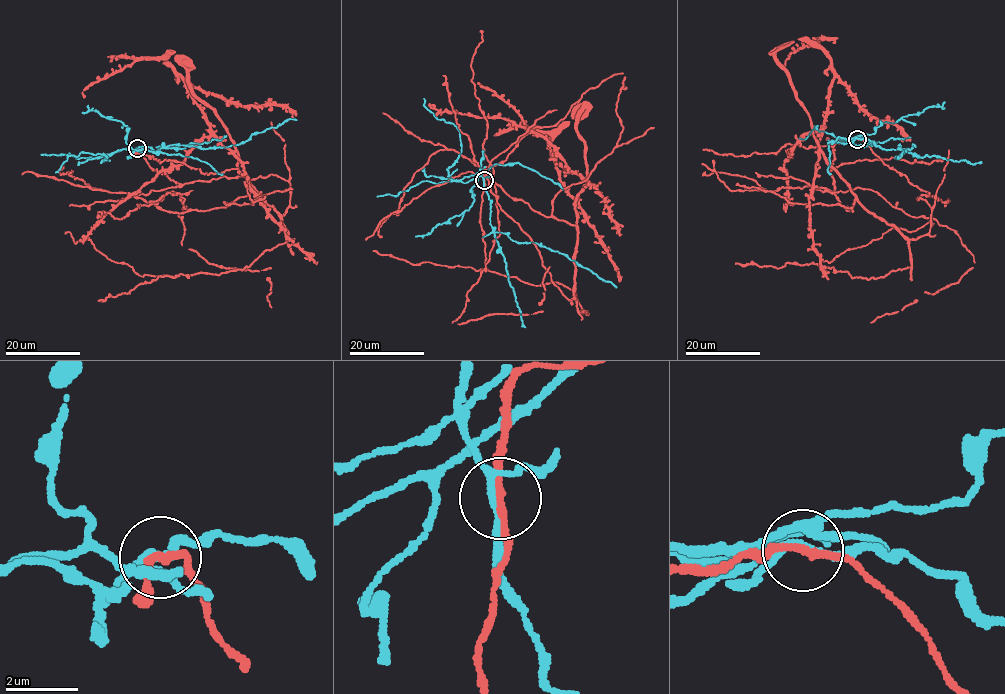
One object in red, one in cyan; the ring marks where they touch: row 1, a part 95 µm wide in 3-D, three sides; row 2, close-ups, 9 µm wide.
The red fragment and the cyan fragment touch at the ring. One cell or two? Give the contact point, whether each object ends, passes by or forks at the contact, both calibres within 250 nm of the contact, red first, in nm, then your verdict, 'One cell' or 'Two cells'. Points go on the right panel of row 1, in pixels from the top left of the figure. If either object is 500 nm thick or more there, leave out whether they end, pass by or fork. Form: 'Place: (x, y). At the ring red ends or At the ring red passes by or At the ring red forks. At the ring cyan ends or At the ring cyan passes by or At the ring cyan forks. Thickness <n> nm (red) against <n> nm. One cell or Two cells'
Place: (857, 139). At the ring red passes by. At the ring cyan forks. Thickness 200 nm (red) against 200 nm. Two cells

